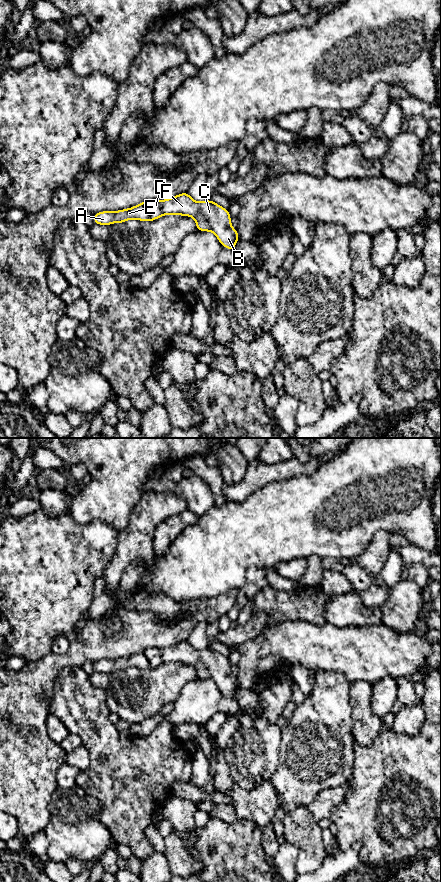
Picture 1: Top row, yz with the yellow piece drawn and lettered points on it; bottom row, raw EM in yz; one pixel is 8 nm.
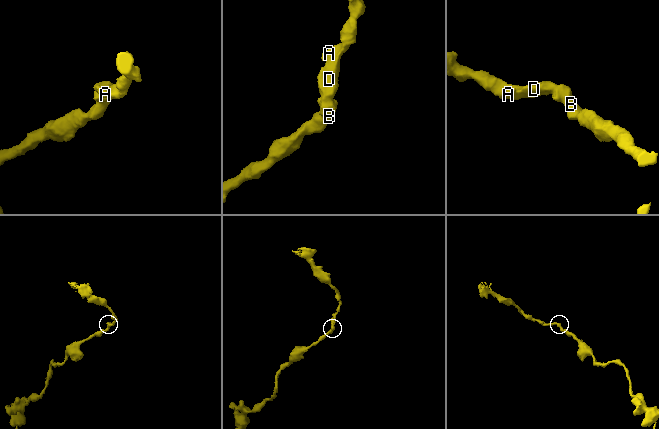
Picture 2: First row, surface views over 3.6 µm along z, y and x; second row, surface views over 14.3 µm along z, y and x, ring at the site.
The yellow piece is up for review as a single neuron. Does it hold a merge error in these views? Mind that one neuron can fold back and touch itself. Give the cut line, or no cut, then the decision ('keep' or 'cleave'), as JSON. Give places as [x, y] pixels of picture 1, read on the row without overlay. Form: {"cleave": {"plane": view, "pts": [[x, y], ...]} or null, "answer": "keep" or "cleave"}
{"cleave": null, "answer": "keep"}

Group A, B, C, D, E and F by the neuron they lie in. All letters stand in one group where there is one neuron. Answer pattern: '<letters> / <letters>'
A B C D E F

